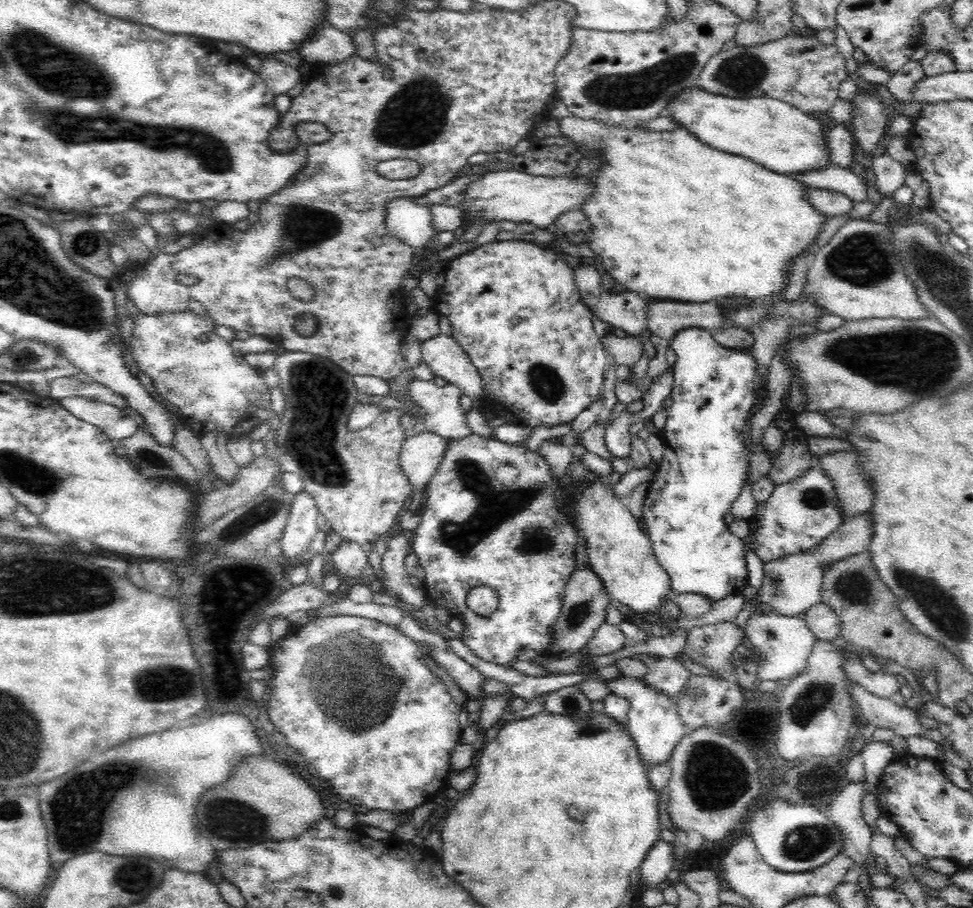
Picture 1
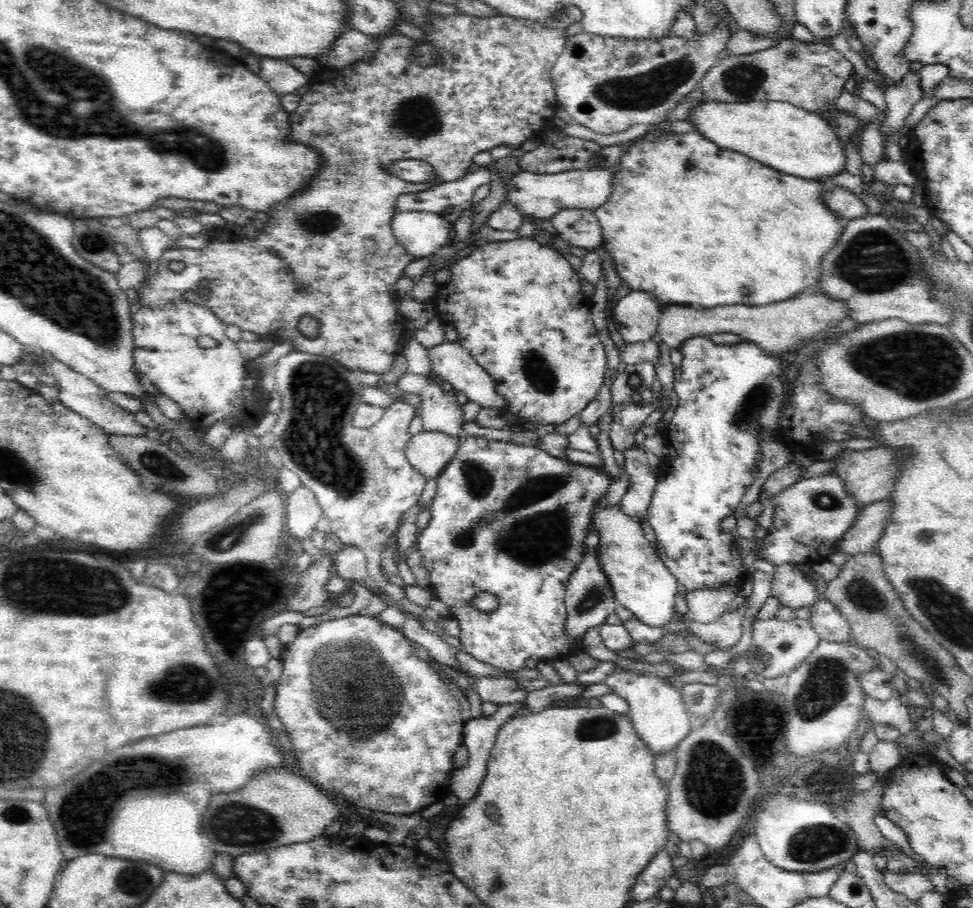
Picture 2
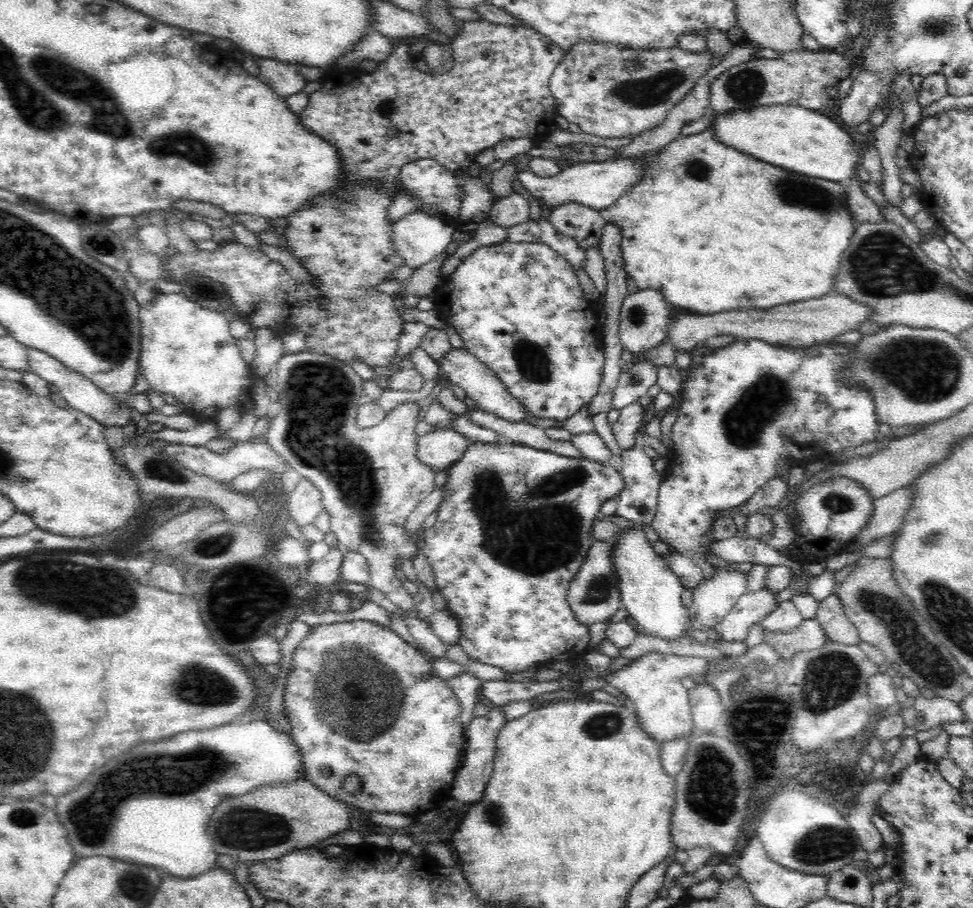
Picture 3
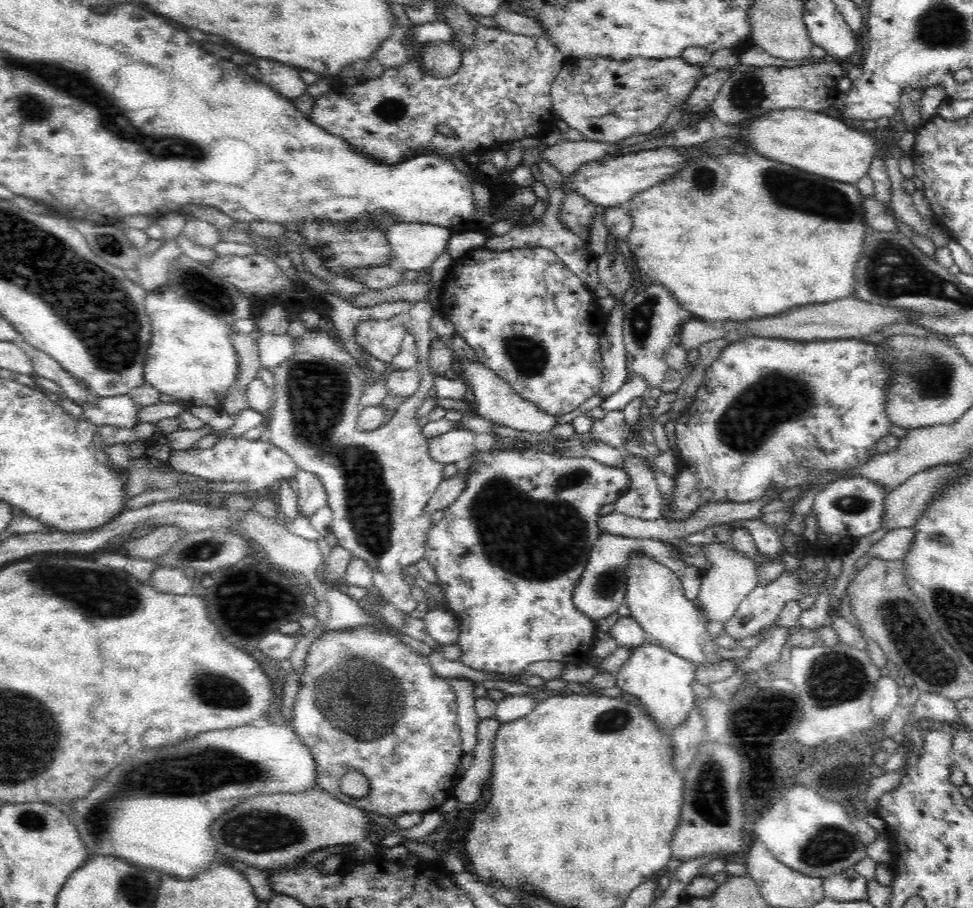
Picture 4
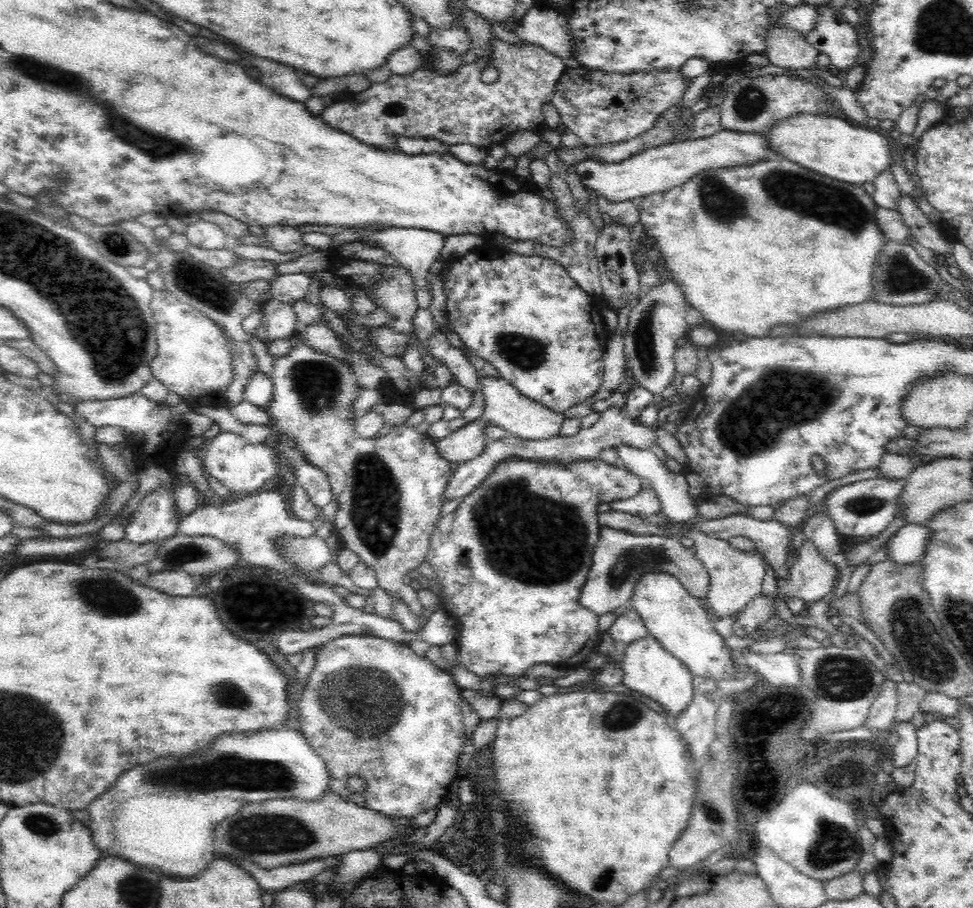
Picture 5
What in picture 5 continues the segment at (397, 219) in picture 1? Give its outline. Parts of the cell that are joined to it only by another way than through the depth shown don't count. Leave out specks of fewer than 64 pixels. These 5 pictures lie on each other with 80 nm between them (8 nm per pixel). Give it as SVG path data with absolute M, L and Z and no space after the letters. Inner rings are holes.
M387 228L374 232L358 232L360 240L369 240L376 242L380 249L388 251L390 255L398 262L400 268L406 268L413 277L414 291L418 307L420 309L429 310L432 304L432 290L430 284L430 268L434 262L441 256L440 253L444 247L445 234L432 232L431 230L422 230L421 228Z

